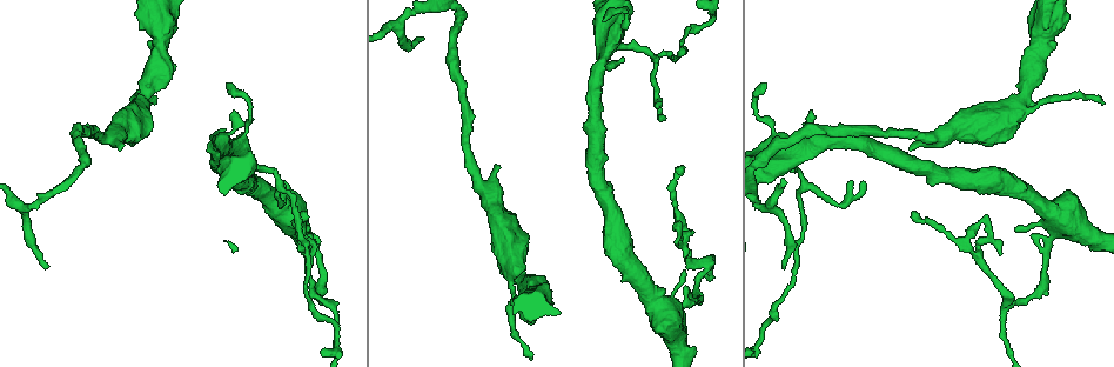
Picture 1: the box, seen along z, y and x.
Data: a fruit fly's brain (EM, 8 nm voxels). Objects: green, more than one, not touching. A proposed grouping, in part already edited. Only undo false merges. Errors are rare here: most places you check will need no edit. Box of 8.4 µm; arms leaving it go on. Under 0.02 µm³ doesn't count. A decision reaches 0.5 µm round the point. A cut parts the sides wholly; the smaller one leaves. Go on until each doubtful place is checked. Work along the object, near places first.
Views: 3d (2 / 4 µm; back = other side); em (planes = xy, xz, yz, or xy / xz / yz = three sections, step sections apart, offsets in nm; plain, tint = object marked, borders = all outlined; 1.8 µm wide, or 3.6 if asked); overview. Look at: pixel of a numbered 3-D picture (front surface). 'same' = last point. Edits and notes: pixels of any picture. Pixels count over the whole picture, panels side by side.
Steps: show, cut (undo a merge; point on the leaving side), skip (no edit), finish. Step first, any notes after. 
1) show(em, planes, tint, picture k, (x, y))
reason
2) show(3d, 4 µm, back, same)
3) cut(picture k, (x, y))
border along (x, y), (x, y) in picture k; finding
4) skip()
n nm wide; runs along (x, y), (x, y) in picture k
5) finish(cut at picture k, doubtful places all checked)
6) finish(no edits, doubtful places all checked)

show(3d, 4 µm, picture 1, (1020, 301))
side arm on a straight run

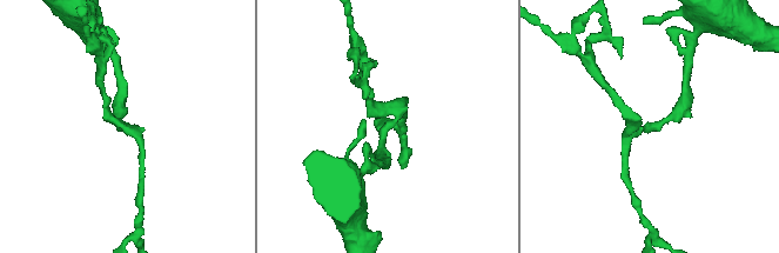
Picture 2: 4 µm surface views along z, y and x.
show(em, xz, step 8, tint, picture 2, (389, 127))
3 arms

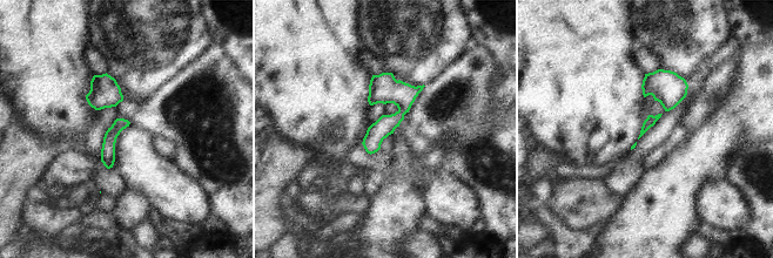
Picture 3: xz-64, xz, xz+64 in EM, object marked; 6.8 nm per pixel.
show(em, planes, tint, same)
another direction

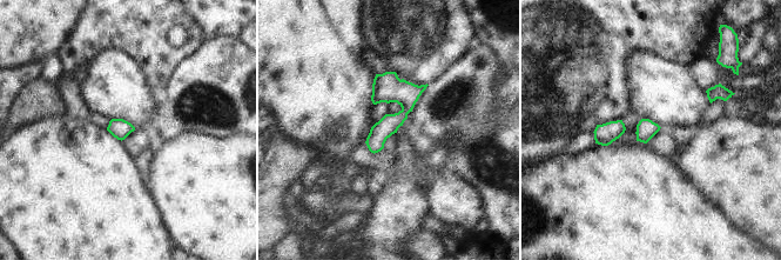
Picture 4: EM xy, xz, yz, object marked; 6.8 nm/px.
skip()
140 nm wide; runs along (392, 74), (404, 111), (374, 150) in picture 4; continuous, no second neuron

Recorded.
show(em, planes, borders, picture 1, (792, 159))
thin arm on a thick one

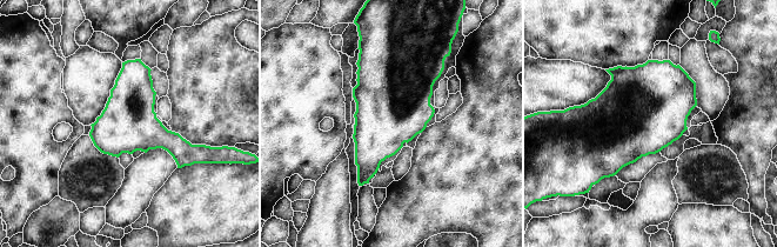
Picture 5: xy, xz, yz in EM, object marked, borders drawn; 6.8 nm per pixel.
skip()
all the same neuron

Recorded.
show(em, yz, step 16, tint, picture 1, (25, 210))
a fork

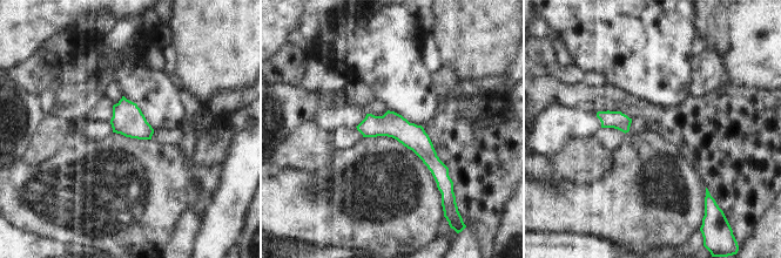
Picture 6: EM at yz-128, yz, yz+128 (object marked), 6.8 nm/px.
skip()
runs along (361, 127), (399, 128), (445, 176) in picture 6; continuous, no second neuron

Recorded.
finish(no edits, doubtful places all checked)

